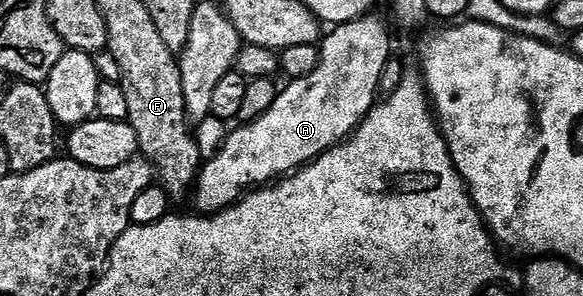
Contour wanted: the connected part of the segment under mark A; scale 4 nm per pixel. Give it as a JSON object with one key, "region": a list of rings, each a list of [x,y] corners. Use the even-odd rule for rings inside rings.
{"region":[[[365,16],[362,18],[354,18],[350,22],[344,22],[341,26],[332,26],[331,29],[323,35],[322,41],[319,43],[318,49],[320,52],[320,59],[314,68],[314,72],[310,72],[310,76],[305,78],[294,78],[287,83],[288,87],[281,89],[276,95],[274,104],[270,104],[270,108],[266,108],[266,112],[262,112],[262,116],[258,116],[252,122],[246,122],[237,125],[237,130],[233,129],[226,138],[224,145],[212,158],[207,159],[200,168],[199,176],[194,185],[194,198],[196,196],[196,206],[201,215],[207,216],[210,214],[217,214],[219,210],[225,210],[227,206],[233,206],[239,202],[245,194],[249,193],[253,188],[263,188],[289,174],[294,170],[300,169],[302,166],[313,162],[318,156],[322,156],[330,148],[334,148],[339,142],[343,142],[356,131],[362,124],[362,120],[371,112],[372,107],[378,101],[380,94],[380,81],[382,80],[382,68],[386,68],[386,60],[393,57],[394,50],[392,50],[392,38],[388,35],[388,30],[384,27],[384,22],[377,16]]]}

